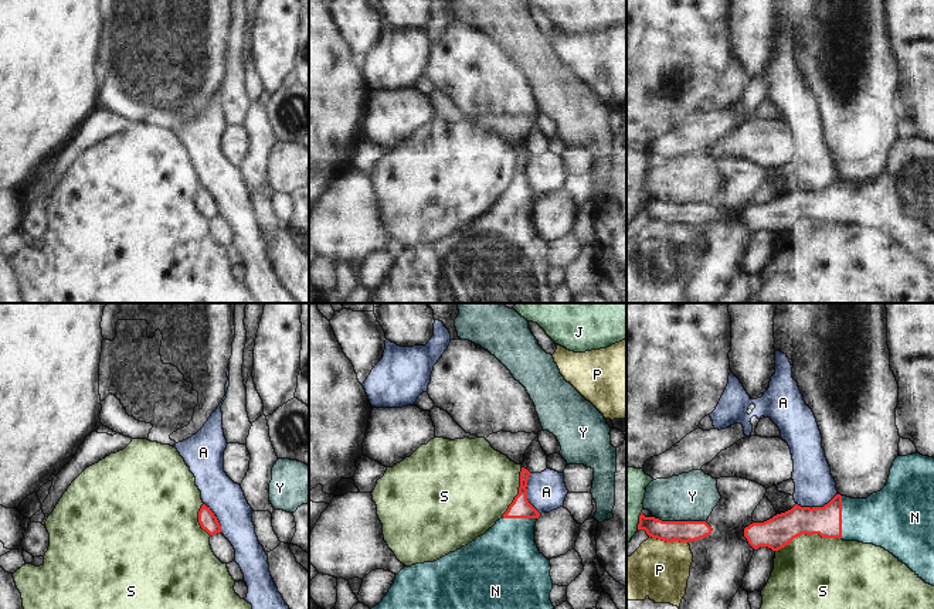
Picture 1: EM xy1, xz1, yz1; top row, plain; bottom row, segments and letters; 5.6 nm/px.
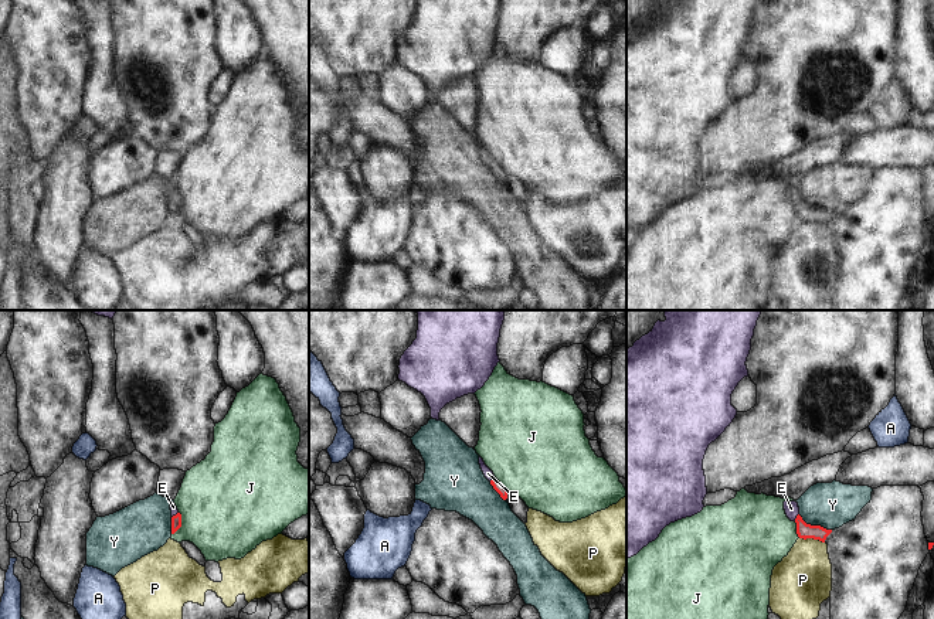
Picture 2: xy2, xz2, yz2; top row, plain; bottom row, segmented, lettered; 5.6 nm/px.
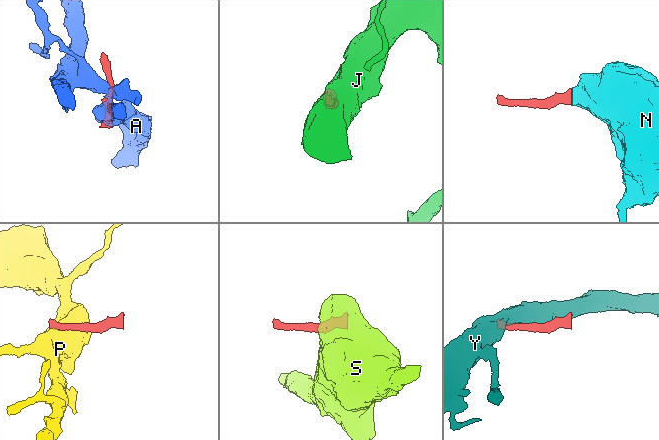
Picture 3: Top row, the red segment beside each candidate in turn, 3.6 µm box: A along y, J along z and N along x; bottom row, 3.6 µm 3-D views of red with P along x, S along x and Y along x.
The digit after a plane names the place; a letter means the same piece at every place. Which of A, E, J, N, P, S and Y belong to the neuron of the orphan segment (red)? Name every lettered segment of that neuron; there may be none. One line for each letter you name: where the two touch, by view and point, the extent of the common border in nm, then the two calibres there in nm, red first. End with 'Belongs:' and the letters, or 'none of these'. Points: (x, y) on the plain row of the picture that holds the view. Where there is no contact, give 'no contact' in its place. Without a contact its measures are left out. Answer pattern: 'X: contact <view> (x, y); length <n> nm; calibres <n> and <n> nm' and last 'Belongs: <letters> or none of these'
E: contact yz2 (797, 200); length 50 nm; calibres 90 and 80 nm
N: contact yz1 (841, 200); length 240 nm; calibres 170 and 320 nm
Belongs: E, N

